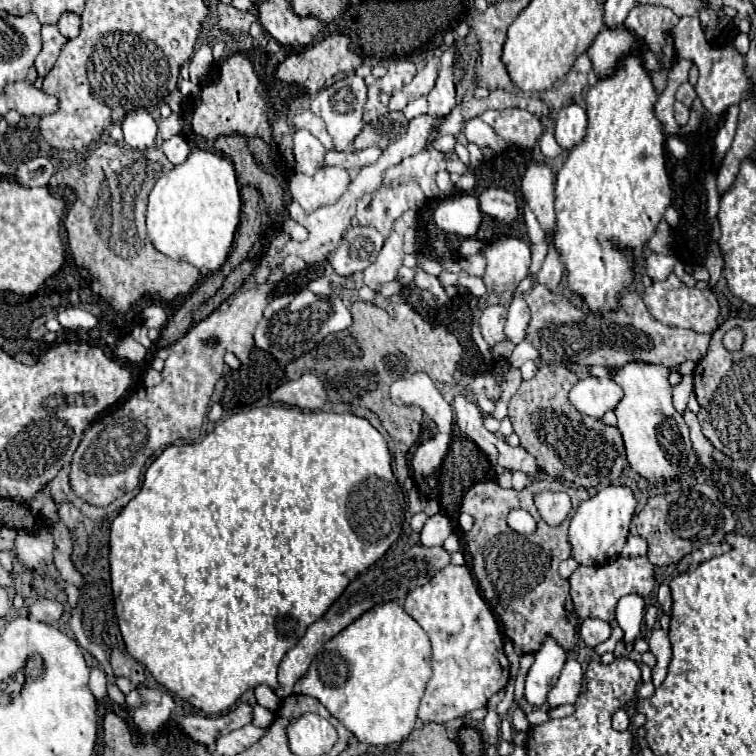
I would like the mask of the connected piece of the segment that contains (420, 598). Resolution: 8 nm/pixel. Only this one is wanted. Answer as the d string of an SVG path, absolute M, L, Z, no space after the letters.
M447 565L447 569L439 571L427 585L413 589L407 595L403 609L409 617L413 617L423 627L423 631L429 635L433 645L433 677L427 683L427 691L419 707L419 719L423 723L431 723L431 721L447 723L455 717L481 709L487 705L491 695L495 695L507 685L509 661L503 653L503 637L497 625L497 619L493 617L489 605L483 601L479 587L467 567Z

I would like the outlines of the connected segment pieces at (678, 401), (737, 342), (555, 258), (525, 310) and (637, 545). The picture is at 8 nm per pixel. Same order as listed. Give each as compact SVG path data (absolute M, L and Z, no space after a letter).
M686 375L676 386L673 386L673 405L677 412L683 414L687 408L687 403L691 394L694 393L693 376Z
M733 328L725 334L723 345L728 351L736 351L741 348L743 337L744 333L741 329Z
M549 249L545 263L543 263L541 271L537 273L537 283L547 287L551 293L555 293L557 285L561 283L561 275L563 275L563 269L559 265L559 255L553 249Z
M515 293L511 305L509 305L509 315L505 323L505 335L511 343L519 345L525 335L527 335L527 325L529 325L529 305L521 297L521 293Z
M627 537L627 543L621 551L621 557L637 557L647 555L647 541L643 537Z

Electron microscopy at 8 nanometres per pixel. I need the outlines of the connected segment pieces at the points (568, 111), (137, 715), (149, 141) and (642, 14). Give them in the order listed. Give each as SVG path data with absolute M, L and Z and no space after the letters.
M571 103L567 107L563 107L557 115L557 123L555 123L555 139L563 149L571 149L577 143L581 143L583 135L585 135L585 127L587 127L587 115L585 109Z
M143 687L141 689L143 705L132 710L134 724L141 733L149 733L151 729L157 729L163 721L167 721L175 709L173 697L161 689Z
M139 109L127 113L123 121L123 133L125 133L125 143L131 145L133 149L149 149L155 147L157 123L145 109Z
M637 5L635 9L631 9L623 25L631 29L649 49L661 55L661 49L665 45L665 35L677 23L679 23L679 17L667 7Z

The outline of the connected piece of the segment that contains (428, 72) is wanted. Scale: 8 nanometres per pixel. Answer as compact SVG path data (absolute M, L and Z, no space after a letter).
M433 57L427 61L427 65L417 71L417 75L413 77L413 81L409 85L405 85L399 93L395 93L389 101L389 111L401 111L405 109L405 105L421 95L427 95L433 87L435 87L435 79L439 75L439 57Z

